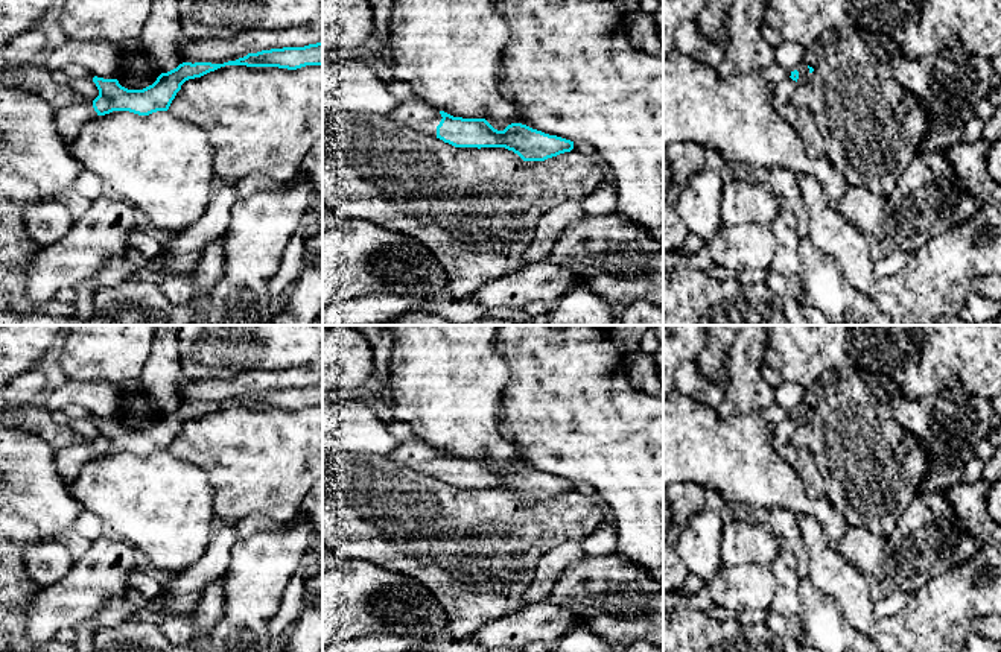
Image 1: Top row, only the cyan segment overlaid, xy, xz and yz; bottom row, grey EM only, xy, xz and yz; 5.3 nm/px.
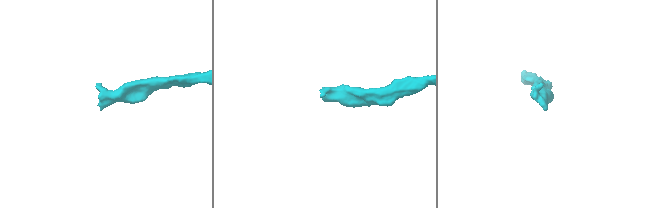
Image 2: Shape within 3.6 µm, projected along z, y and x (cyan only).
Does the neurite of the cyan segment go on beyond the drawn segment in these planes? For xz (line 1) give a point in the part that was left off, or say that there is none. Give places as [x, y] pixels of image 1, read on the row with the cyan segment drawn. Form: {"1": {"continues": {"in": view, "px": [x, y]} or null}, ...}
{"1": {"continues": {"in": "xz", "px": [416, 114]}}}

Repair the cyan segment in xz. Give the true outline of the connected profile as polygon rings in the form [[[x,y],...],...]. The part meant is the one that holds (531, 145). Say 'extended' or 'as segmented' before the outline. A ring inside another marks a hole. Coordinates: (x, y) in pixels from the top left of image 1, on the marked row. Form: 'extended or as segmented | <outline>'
extended | [[[417,97],[399,103],[388,120],[455,147],[505,147],[523,161],[545,161],[574,149],[574,141],[522,123],[511,123],[504,131],[497,131],[485,119],[453,117]]]

